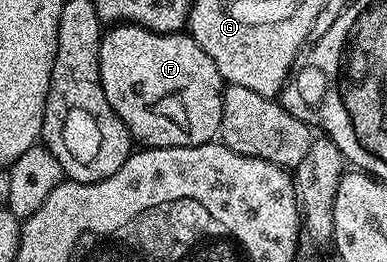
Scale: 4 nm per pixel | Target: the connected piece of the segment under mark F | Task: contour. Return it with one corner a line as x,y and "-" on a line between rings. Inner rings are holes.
118,23
113,27
107,28
102,34
102,42
100,43
100,83
104,87
104,95
108,95
108,103
112,107
112,111
116,111
116,115
120,115
120,119
128,127
131,138
139,146
151,149
192,147
193,145
211,144
219,136
222,128
222,90
224,82
216,63
212,63
212,59
208,59
208,51
204,51
200,47
200,43
196,43
189,32
157,33
151,29
145,29
139,25
129,23

